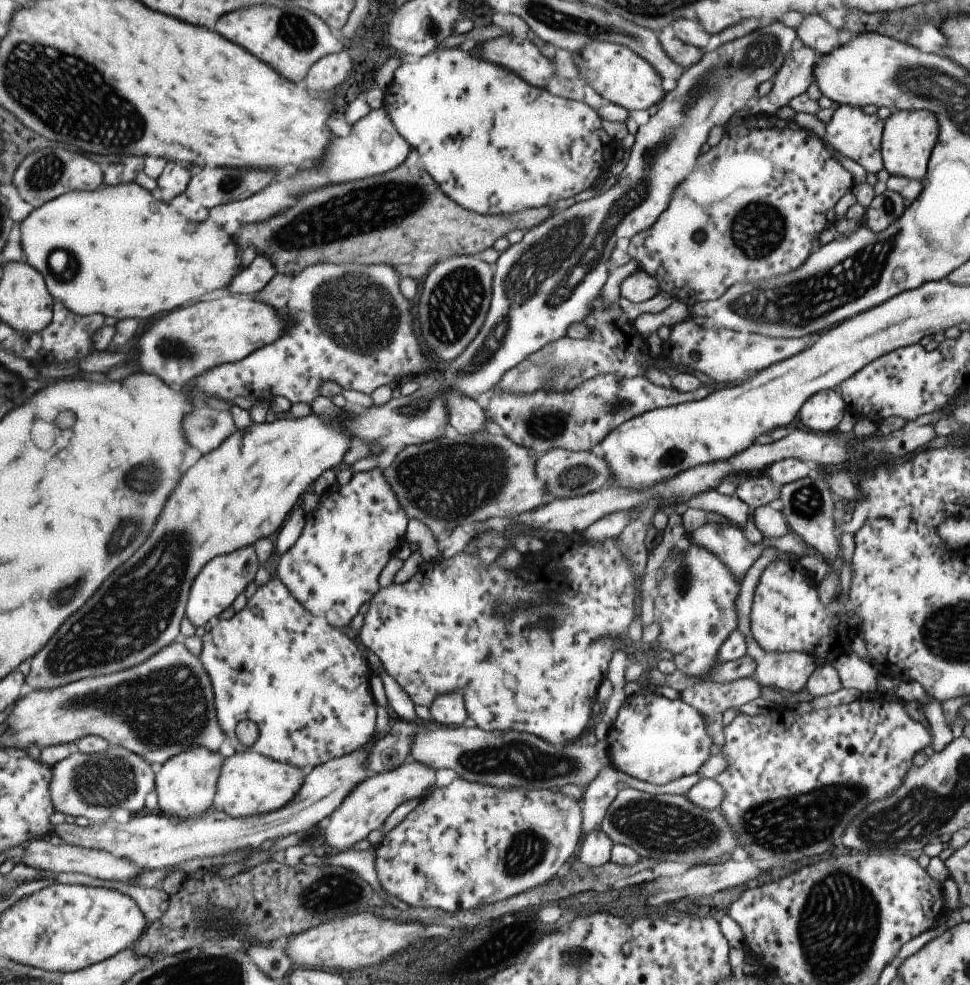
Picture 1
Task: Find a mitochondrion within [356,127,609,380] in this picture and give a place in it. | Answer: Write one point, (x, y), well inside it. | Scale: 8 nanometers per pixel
(457, 300)

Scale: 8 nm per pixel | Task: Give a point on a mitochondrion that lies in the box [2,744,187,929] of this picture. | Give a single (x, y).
(100, 785)

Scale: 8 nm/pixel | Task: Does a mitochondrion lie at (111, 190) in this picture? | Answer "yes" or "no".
no

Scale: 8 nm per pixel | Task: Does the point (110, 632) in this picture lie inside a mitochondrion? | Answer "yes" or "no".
yes

